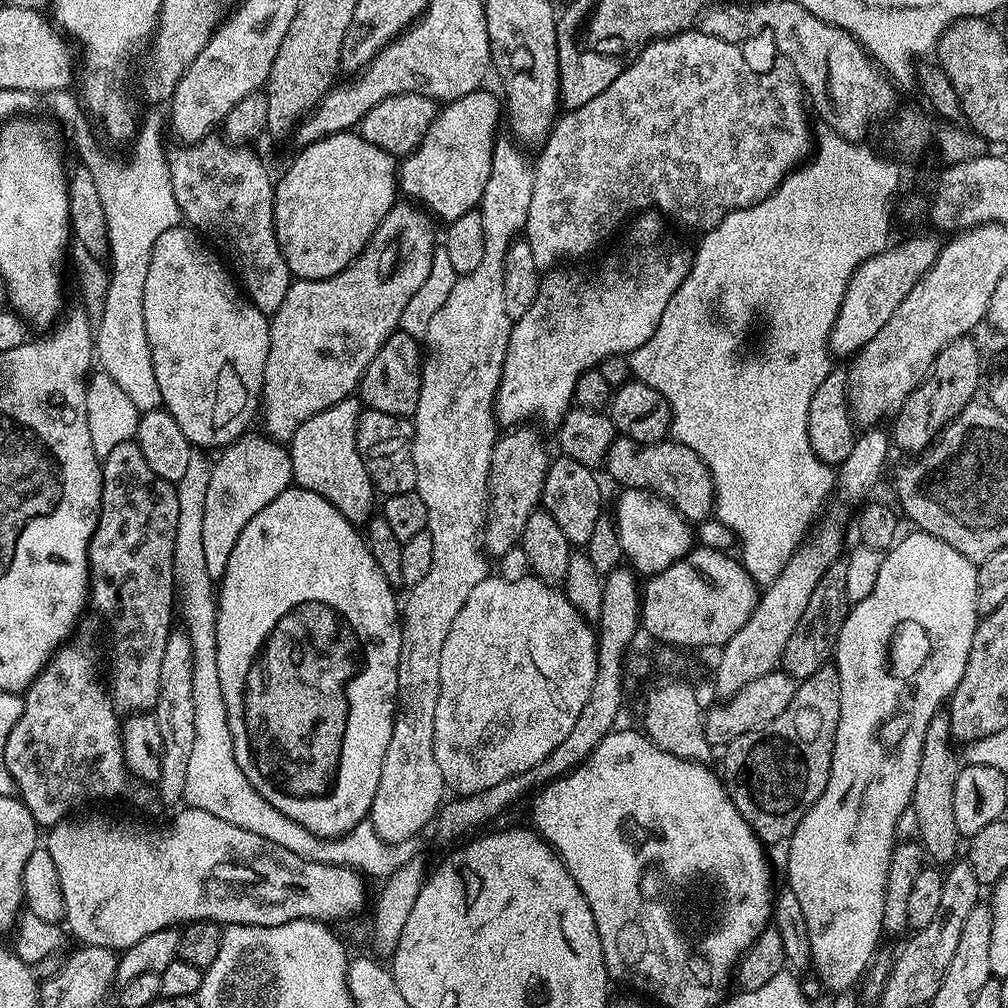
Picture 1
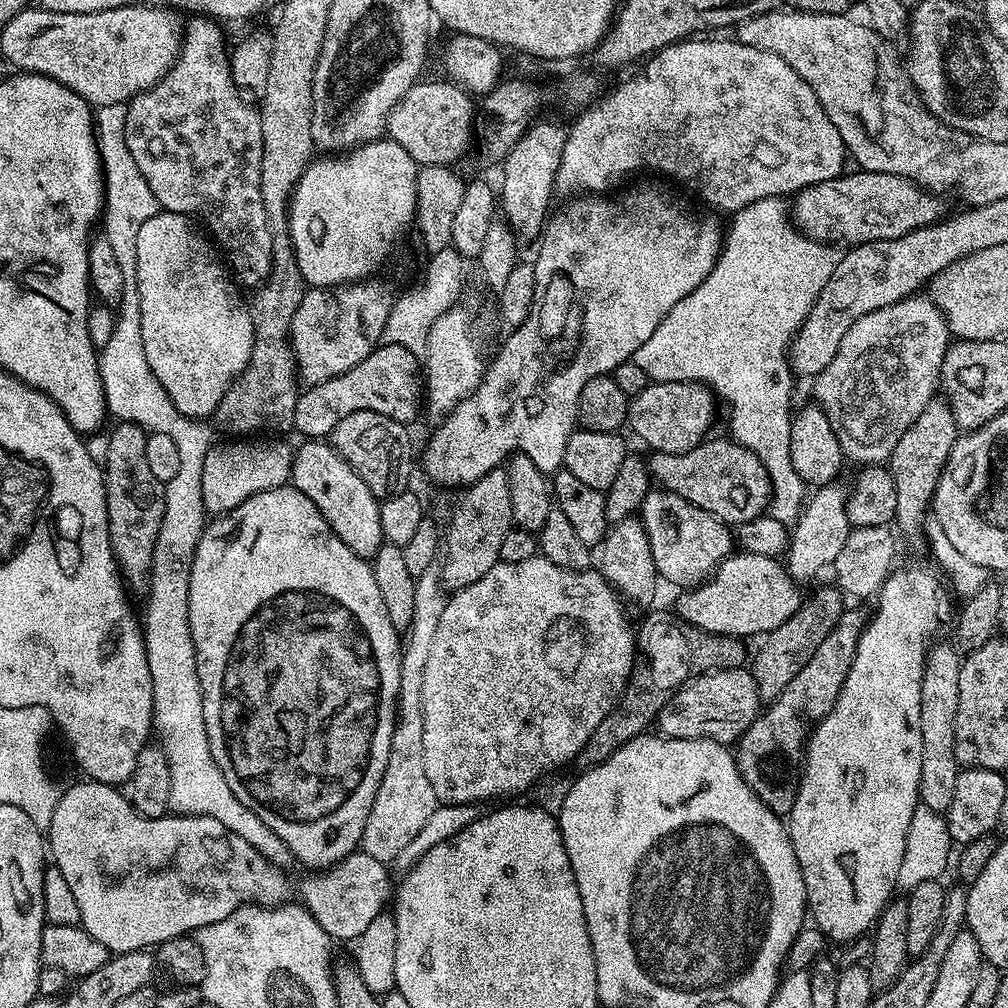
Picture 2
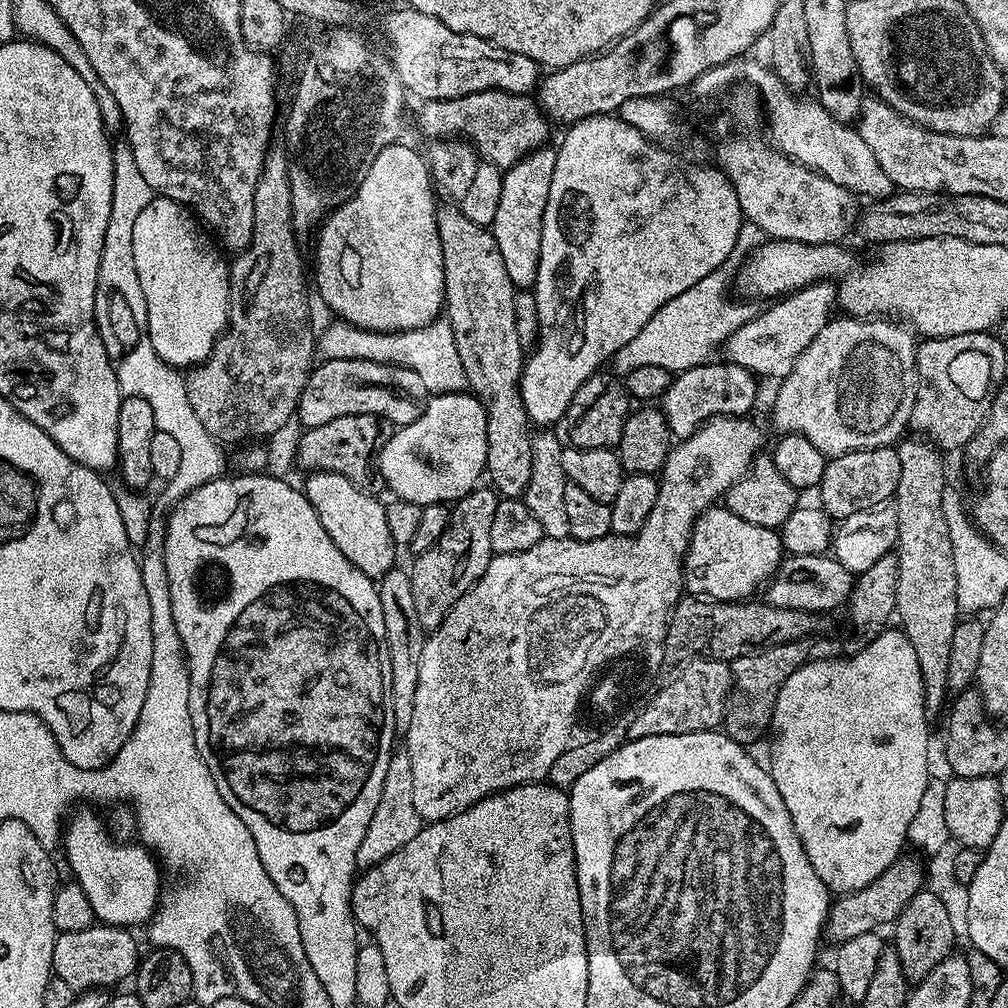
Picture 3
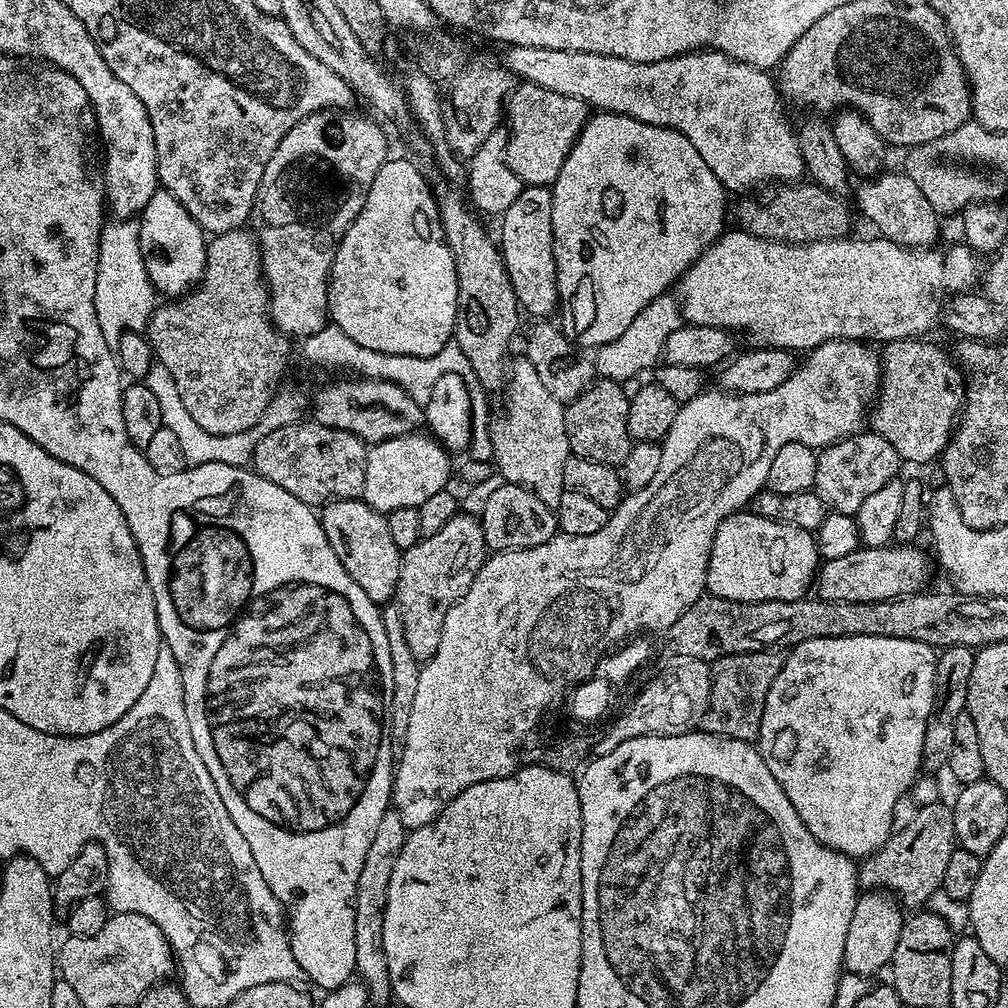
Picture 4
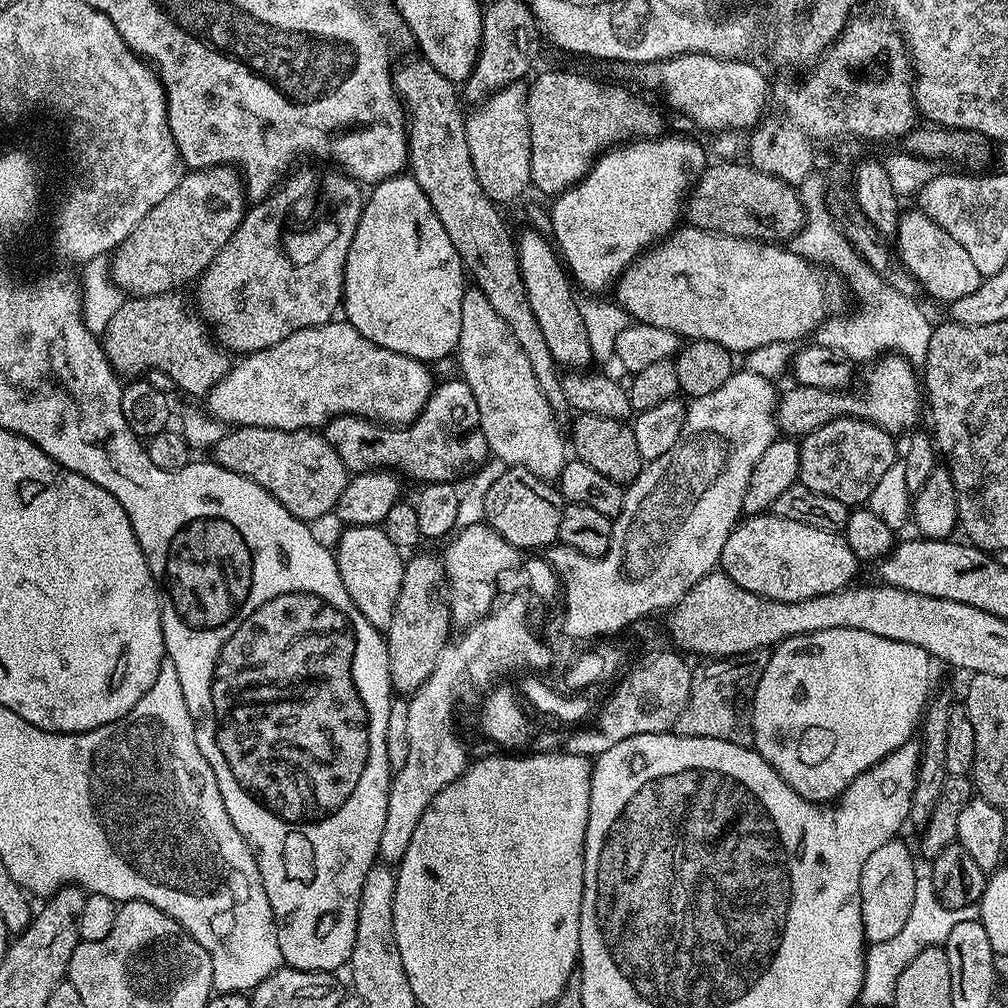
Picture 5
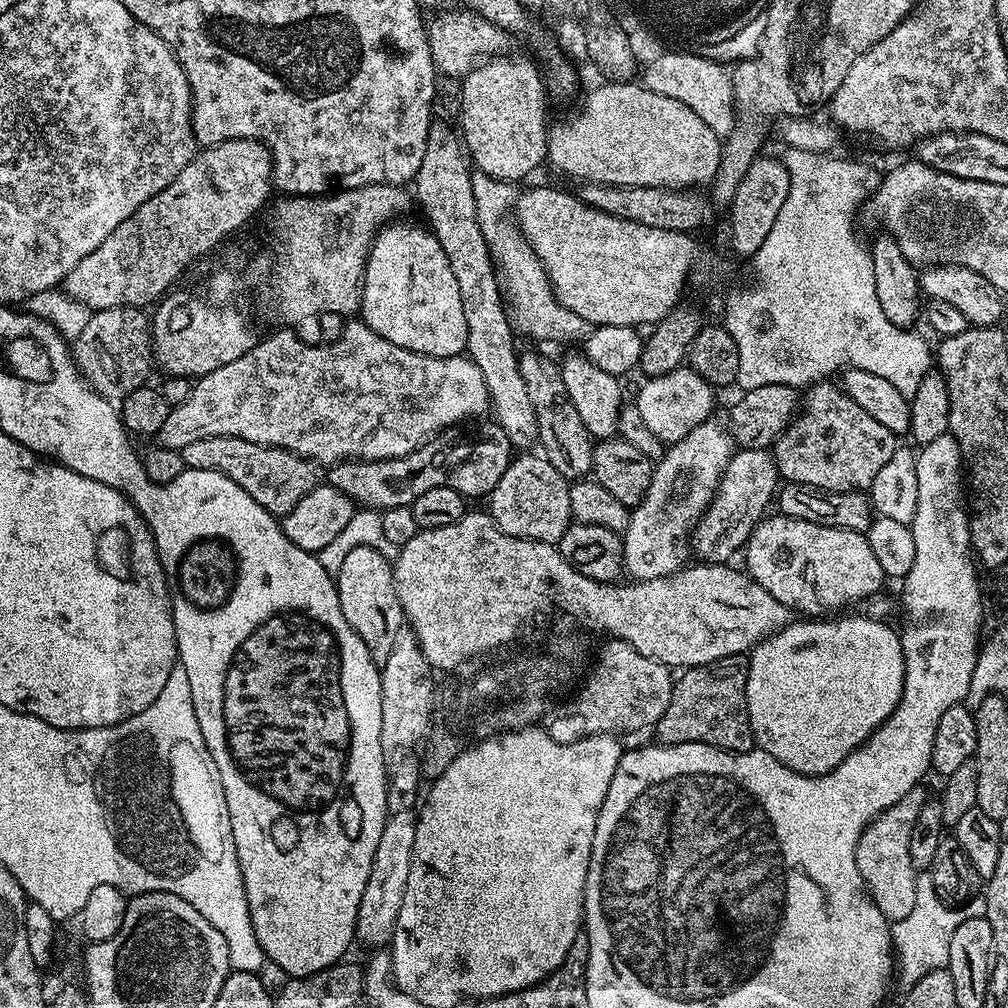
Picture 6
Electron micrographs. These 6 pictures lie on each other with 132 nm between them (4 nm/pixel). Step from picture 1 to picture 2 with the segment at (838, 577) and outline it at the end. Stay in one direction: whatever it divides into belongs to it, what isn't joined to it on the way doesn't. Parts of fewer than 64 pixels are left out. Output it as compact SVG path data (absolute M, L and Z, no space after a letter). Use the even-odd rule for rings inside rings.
M831 587L818 589L809 604L808 601L801 603L800 609L790 618L786 618L786 622L782 622L782 626L778 626L778 630L767 633L766 639L763 641L765 644L756 652L756 661L750 664L750 671L756 680L761 701L776 700L778 694L782 694L782 690L786 690L786 686L790 686L794 674L798 674L798 670L802 670L802 666L806 666L806 662L810 662L810 658L814 655L814 650L818 650L822 638L826 638L826 634L830 634L830 630L834 630L834 622L838 622L838 618L846 610L846 604L844 604L846 596L839 587Z

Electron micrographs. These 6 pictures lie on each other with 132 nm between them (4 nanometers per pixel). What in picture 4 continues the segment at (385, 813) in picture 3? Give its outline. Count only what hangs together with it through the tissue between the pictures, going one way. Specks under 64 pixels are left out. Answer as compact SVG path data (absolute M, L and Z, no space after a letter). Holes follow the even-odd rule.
M390 810L387 812L382 818L382 823L378 825L378 831L374 833L373 840L370 841L370 850L366 850L366 862L362 862L362 874L358 874L358 886L354 898L355 975L368 987L368 998L373 1005L384 1004L387 1000L391 1001L393 999L392 979L390 978L390 970L386 966L384 947L382 946L382 922L386 910L386 894L390 886L390 874L394 874L394 862L398 862L398 854L402 854L402 846L406 842L408 833L409 829L405 828L396 811Z

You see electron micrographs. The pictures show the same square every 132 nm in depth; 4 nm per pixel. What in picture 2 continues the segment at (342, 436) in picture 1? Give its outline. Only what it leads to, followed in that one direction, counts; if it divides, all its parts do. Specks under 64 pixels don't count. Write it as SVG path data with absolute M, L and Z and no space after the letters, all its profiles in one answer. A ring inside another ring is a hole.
M308 438L303 441L301 448L295 449L292 458L291 487L302 490L314 506L326 518L328 525L358 554L358 558L371 561L378 554L380 547L385 544L382 534L382 522L380 521L380 500L358 478L358 474L340 455L333 450L331 443L320 438Z

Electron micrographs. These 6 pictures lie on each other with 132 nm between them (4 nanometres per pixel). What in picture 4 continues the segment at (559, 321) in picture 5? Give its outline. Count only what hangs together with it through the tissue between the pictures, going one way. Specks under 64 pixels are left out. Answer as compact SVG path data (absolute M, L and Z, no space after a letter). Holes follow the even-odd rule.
M533 184L521 187L518 198L510 205L504 215L499 217L500 236L498 235L498 247L506 274L510 278L510 286L514 286L514 294L521 309L528 312L532 318L548 318L560 307L560 295L558 294L558 282L556 281L556 259L554 258L554 222L552 221L552 190L543 184Z

